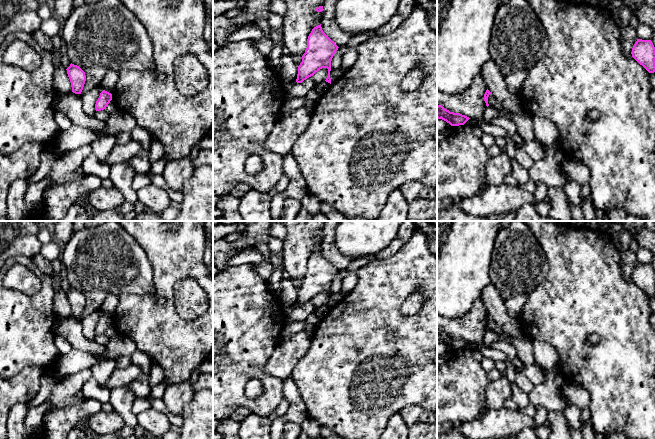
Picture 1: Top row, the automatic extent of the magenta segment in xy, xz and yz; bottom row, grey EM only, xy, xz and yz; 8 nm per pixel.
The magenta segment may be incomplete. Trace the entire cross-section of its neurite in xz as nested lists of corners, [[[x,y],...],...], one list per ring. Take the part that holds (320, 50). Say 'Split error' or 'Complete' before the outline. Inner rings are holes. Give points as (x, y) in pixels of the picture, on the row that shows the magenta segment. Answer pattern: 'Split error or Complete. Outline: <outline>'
Complete. Outline: [[[321,24],[314,27],[307,39],[307,48],[298,66],[297,83],[302,83],[322,68],[328,69],[326,82],[331,84],[331,61],[338,46],[322,30]]]

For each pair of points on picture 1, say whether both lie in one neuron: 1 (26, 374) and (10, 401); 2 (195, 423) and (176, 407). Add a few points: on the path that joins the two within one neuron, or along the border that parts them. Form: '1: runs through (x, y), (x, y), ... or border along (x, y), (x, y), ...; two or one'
1: runs through (18, 376), (10, 384), (10, 393); one
2: border along (195, 392), (181, 414); two

